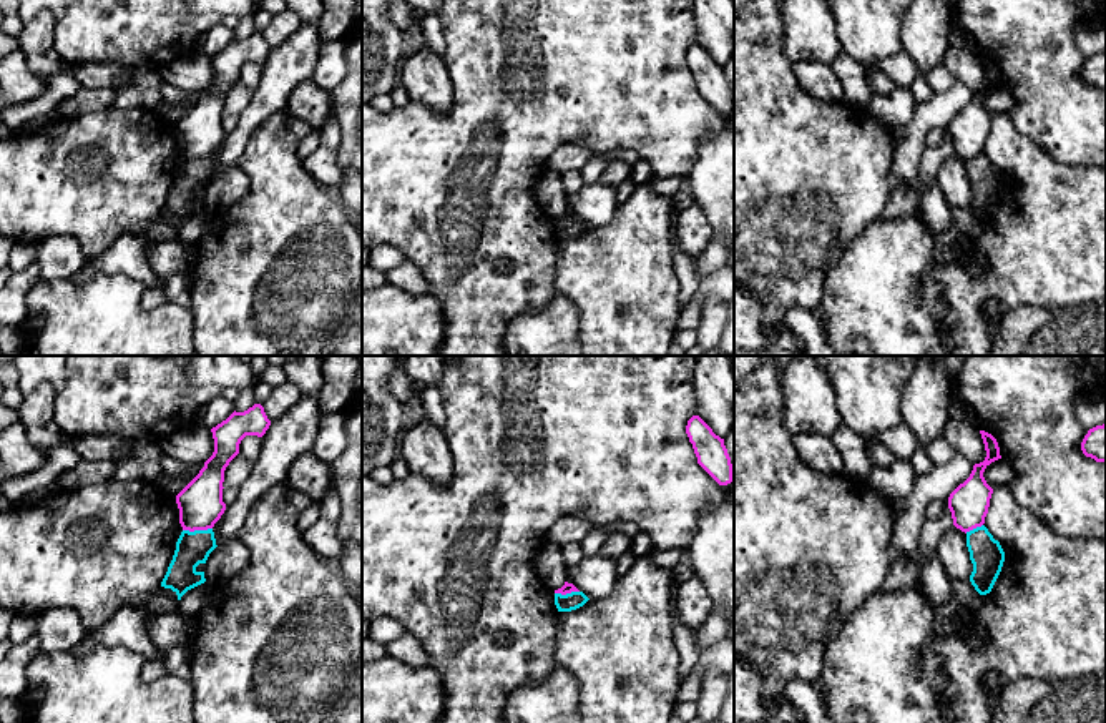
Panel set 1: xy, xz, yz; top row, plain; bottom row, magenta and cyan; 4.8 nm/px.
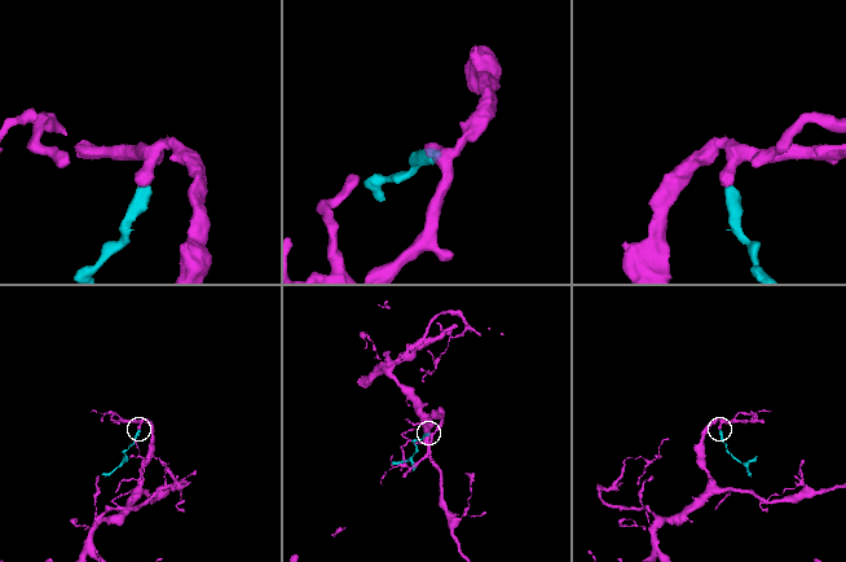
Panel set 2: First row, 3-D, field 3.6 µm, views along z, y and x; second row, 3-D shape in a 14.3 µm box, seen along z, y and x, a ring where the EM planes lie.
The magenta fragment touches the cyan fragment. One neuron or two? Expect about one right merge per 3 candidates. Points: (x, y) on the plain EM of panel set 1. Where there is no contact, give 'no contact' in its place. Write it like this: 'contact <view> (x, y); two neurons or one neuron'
contact xy (196, 157); two neurons

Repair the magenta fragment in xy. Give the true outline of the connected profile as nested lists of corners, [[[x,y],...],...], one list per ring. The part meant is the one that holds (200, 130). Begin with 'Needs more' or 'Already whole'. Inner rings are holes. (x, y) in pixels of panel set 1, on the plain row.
Already whole. [[[254,32],[244,40],[232,40],[226,48],[211,57],[214,80],[204,90],[199,101],[176,123],[179,151],[183,158],[208,158],[226,138],[223,130],[224,98],[239,81],[239,71],[246,63],[262,65],[269,57],[264,35]]]

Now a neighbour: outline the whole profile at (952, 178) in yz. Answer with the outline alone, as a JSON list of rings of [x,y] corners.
[[[952,153],[940,166],[935,183],[952,206],[970,208],[973,191],[967,175],[967,161]]]

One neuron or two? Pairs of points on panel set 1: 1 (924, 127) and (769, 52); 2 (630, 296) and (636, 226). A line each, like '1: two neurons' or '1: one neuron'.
1: two neurons
2: one neuron

